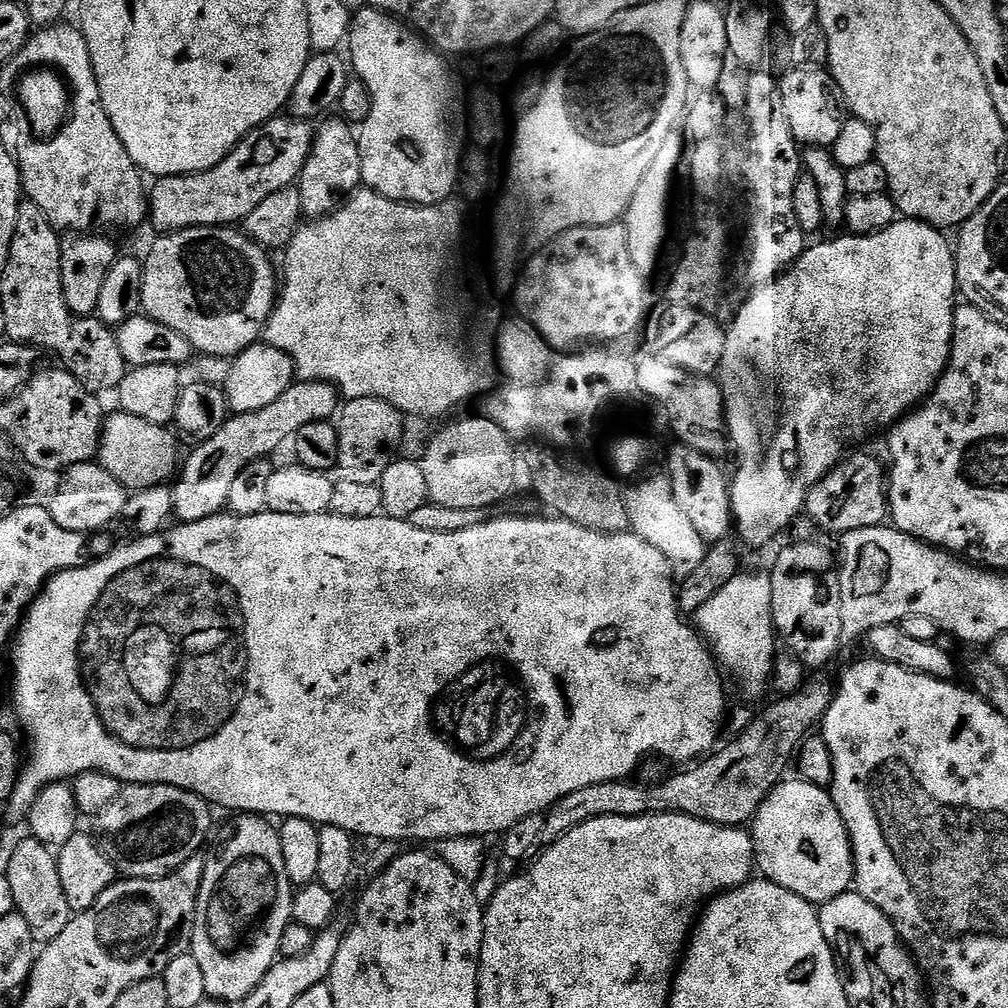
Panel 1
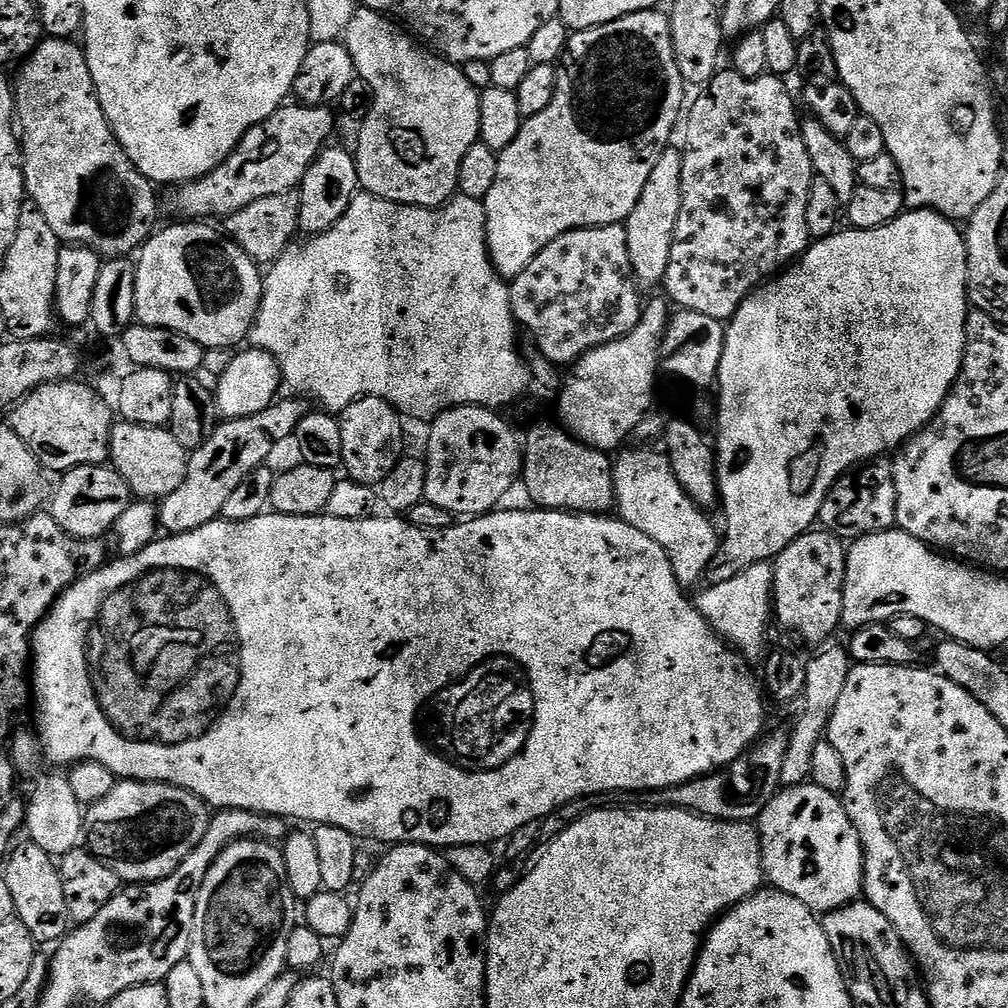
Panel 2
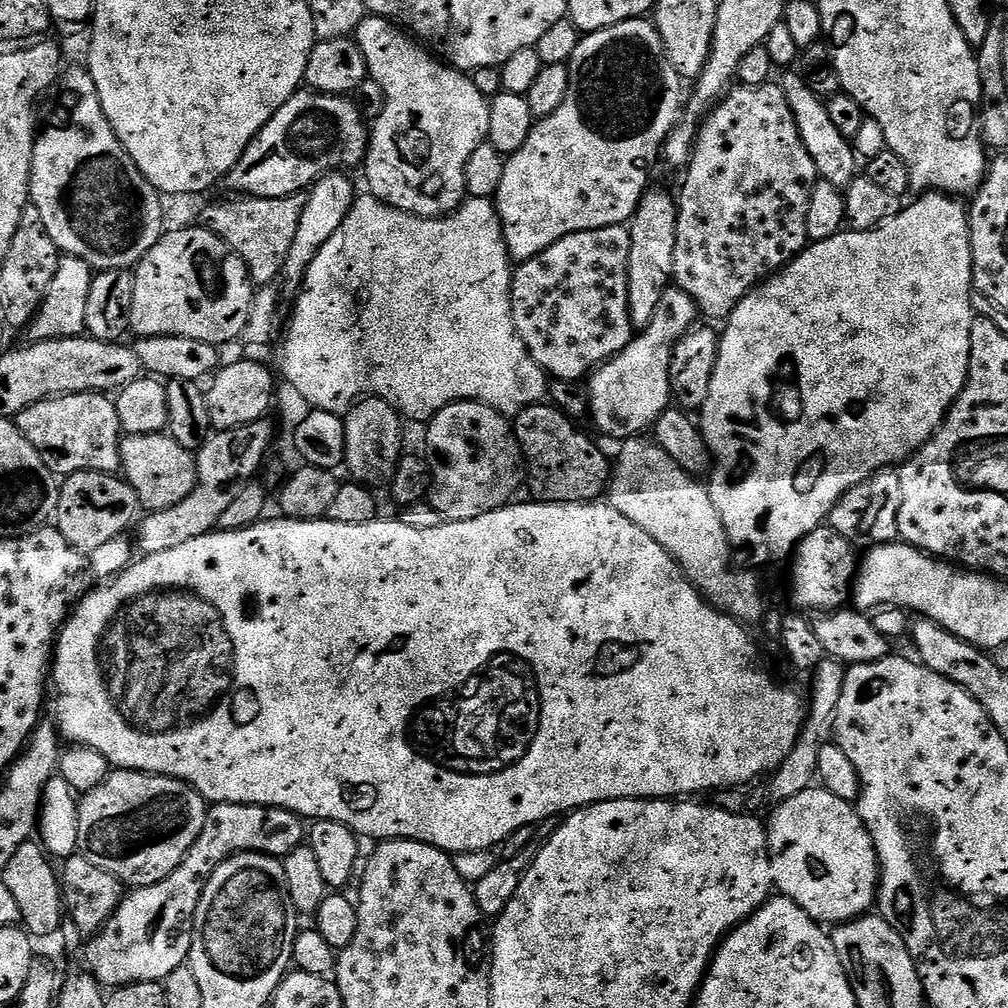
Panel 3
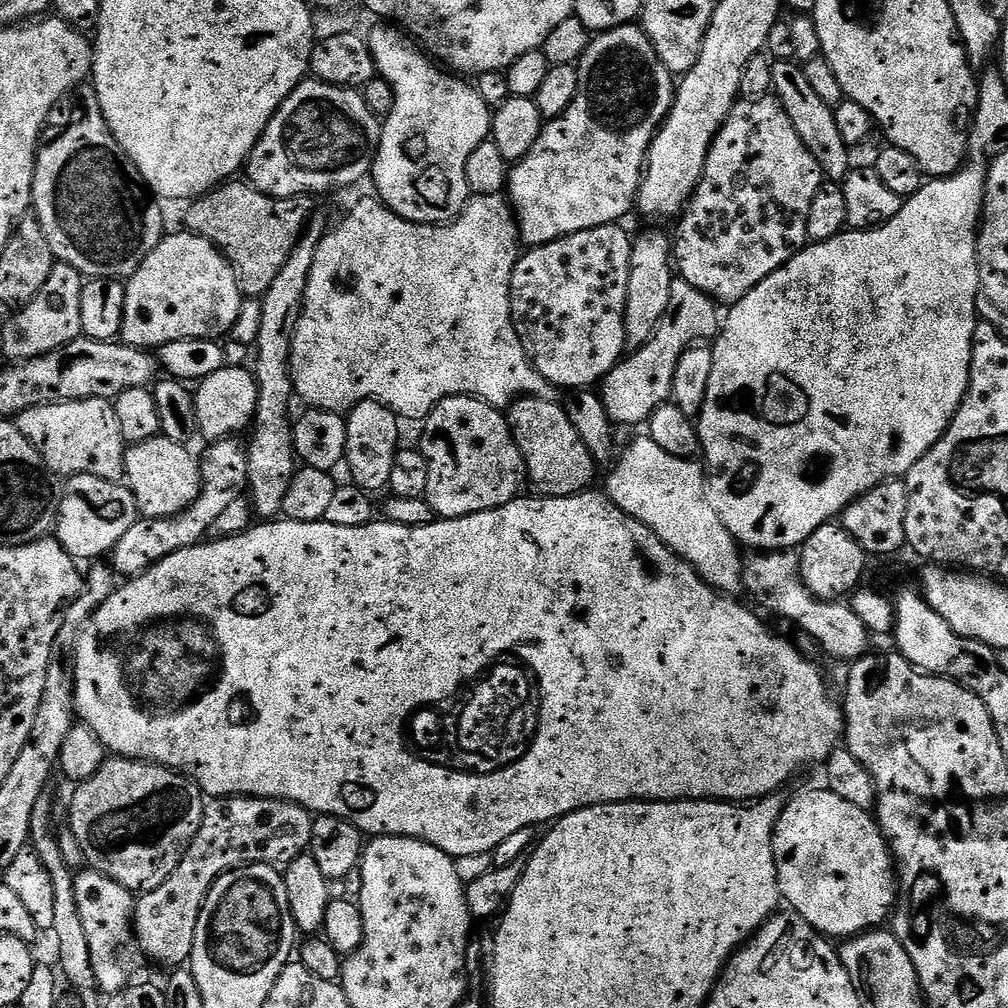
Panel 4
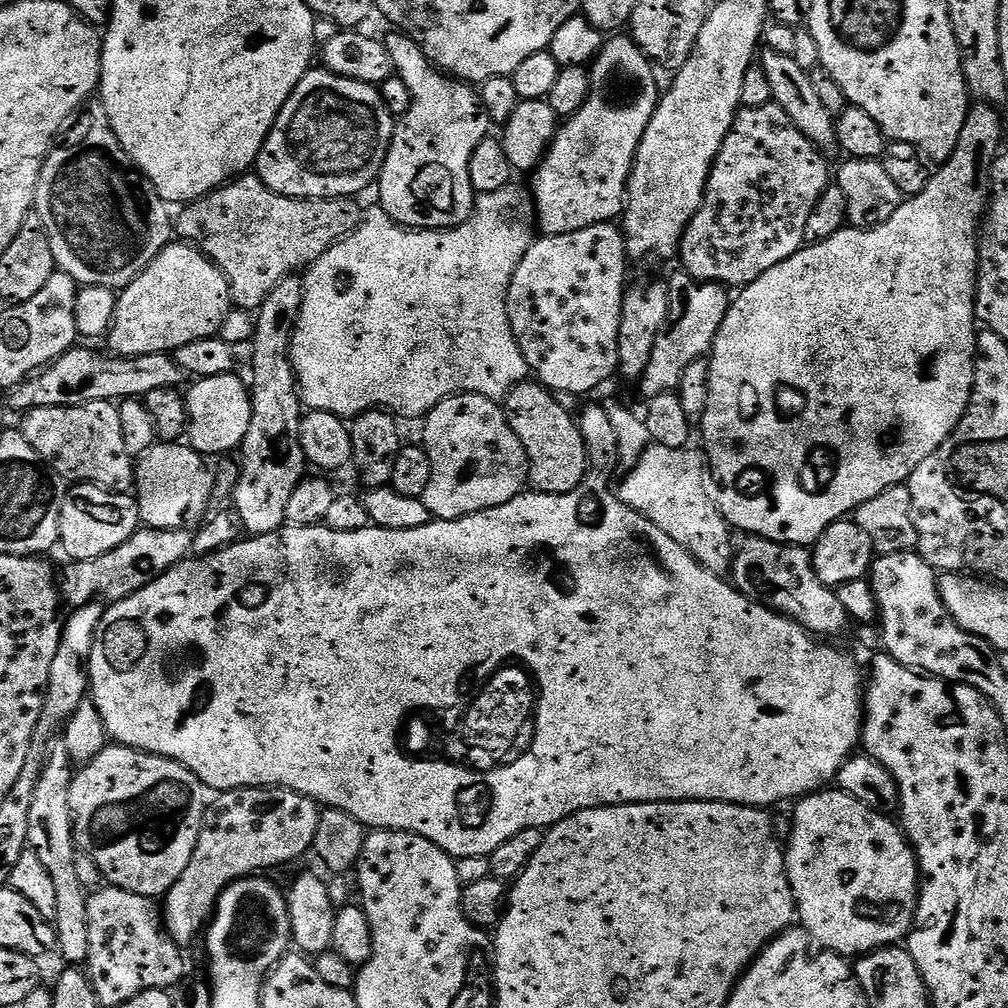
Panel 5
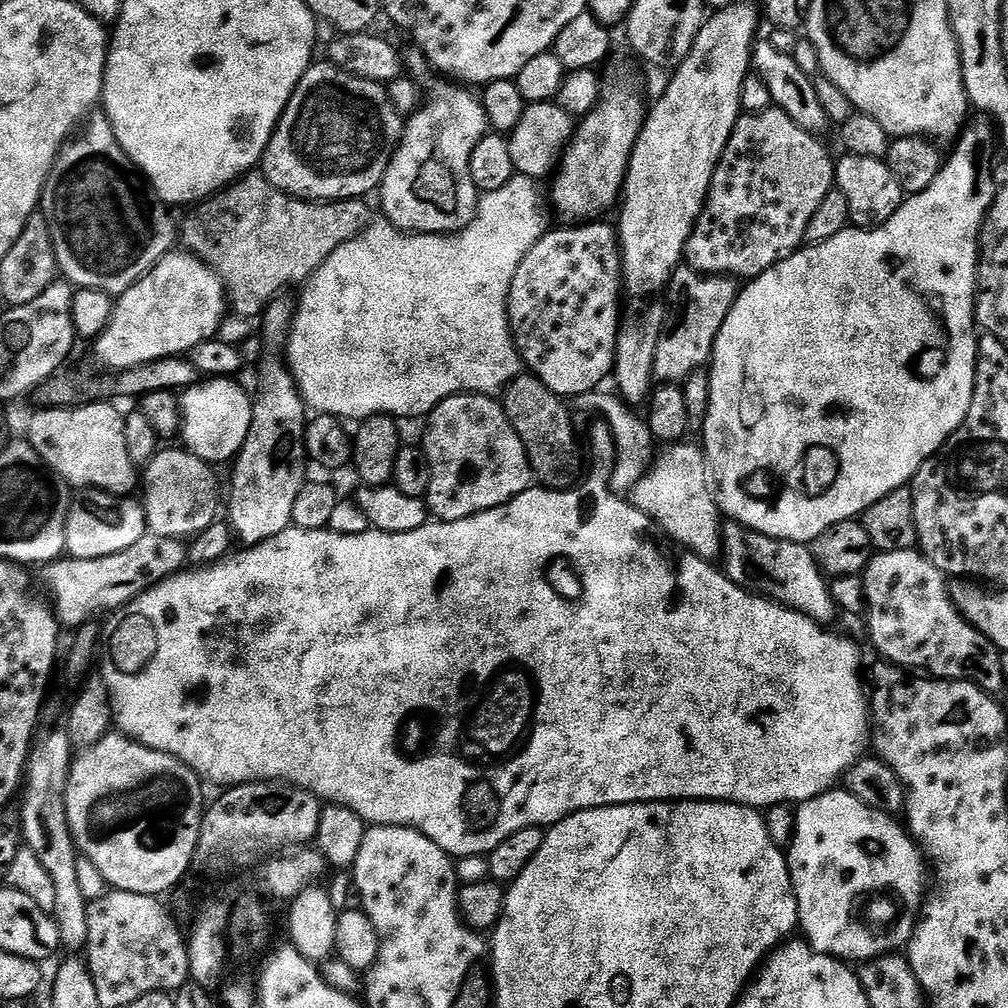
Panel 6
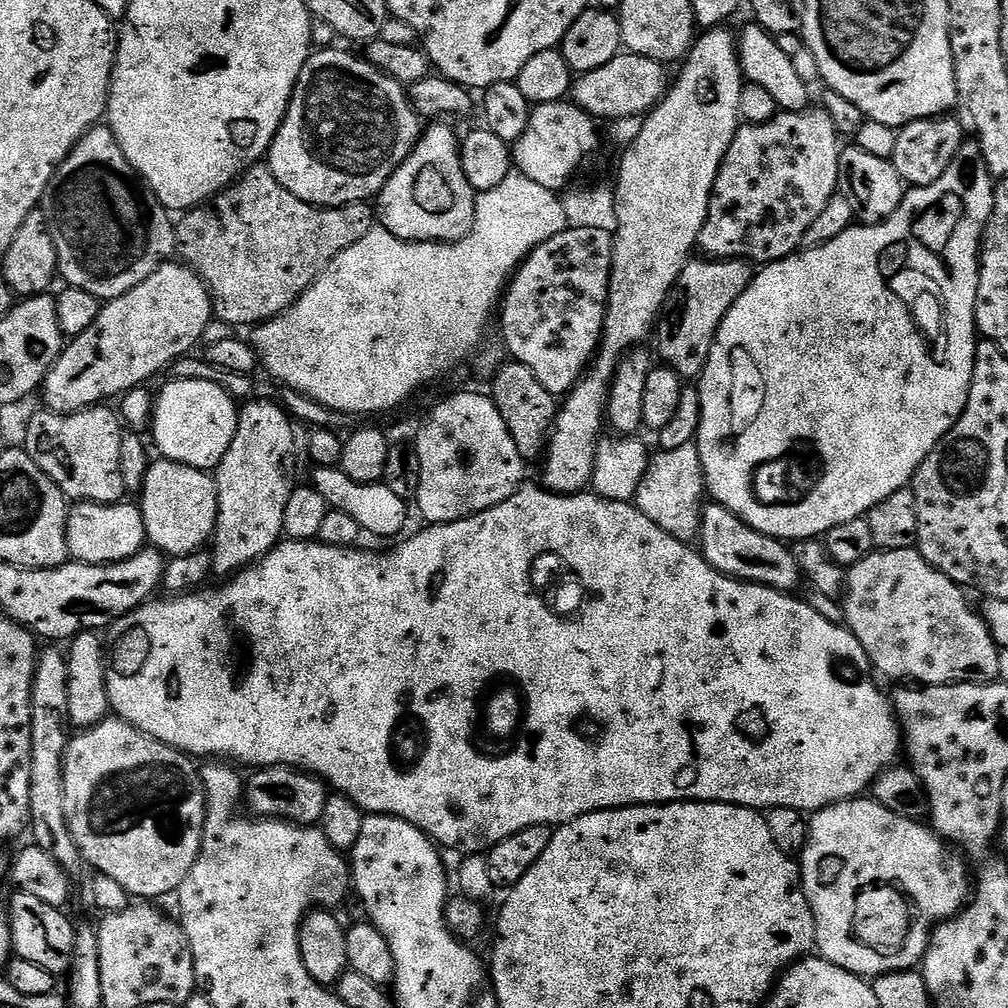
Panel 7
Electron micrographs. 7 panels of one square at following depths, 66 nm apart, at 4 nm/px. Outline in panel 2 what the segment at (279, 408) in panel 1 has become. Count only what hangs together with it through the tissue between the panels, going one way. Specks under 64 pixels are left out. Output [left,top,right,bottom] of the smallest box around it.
[158,398,309,533]

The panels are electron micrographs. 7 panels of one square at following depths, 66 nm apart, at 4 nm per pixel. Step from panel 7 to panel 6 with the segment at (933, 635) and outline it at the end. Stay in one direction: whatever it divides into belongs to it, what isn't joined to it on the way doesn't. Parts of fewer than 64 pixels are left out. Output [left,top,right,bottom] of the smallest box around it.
[862,550,1004,694]

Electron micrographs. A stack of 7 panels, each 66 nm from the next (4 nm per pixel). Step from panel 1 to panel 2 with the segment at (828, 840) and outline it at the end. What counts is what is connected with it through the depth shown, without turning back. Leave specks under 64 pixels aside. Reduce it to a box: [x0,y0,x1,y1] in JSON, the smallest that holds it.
[758,782,864,914]

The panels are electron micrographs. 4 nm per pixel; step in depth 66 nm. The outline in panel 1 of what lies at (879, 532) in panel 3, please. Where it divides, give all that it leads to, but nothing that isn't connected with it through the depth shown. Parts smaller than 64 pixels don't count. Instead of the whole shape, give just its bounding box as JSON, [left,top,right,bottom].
[807,452,890,538]

